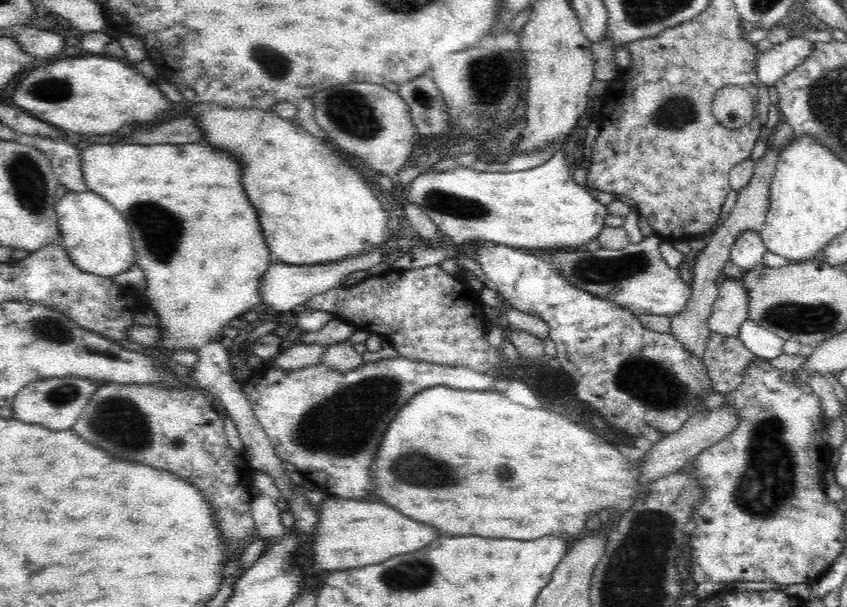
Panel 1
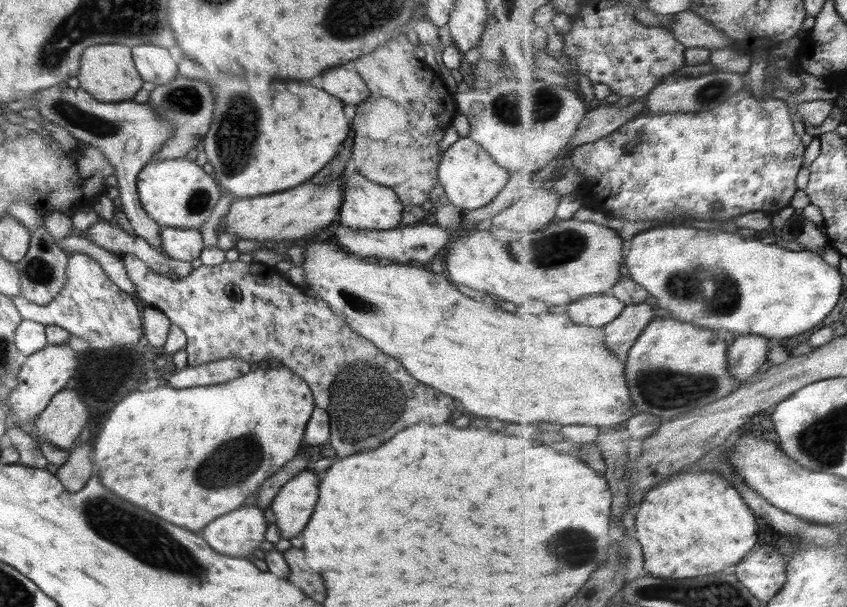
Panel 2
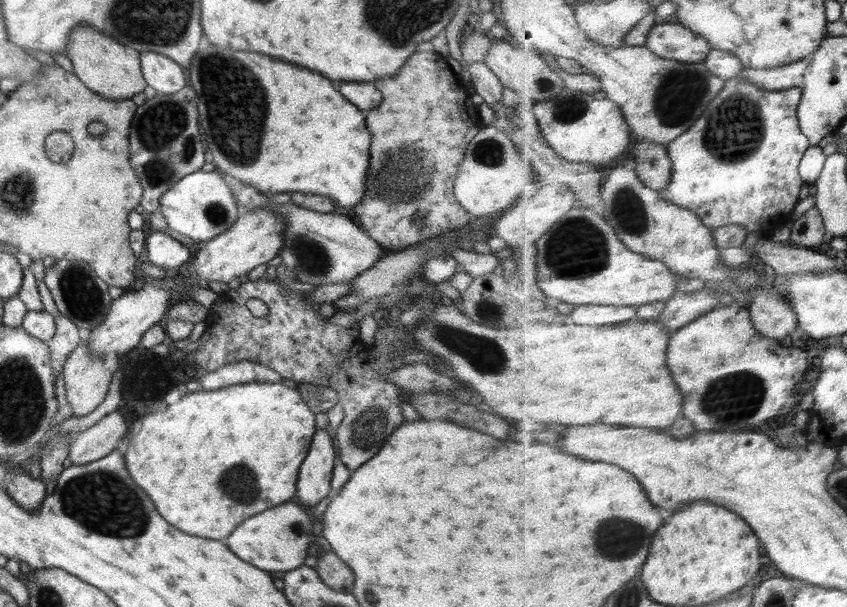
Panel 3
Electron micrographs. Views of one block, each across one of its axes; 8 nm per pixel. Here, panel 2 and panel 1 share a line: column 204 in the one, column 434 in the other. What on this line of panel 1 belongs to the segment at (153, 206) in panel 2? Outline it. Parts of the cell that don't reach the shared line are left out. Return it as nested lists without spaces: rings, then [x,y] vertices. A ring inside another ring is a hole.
[[[560,146],[553,156],[544,164],[521,171],[514,172],[482,172],[476,171],[472,167],[459,166],[456,169],[450,169],[449,171],[428,171],[428,169],[418,175],[412,182],[410,182],[409,189],[403,195],[404,203],[414,203],[424,211],[437,225],[437,230],[442,236],[449,236],[451,241],[455,244],[462,244],[468,242],[468,240],[488,240],[488,242],[494,242],[503,244],[509,247],[516,247],[519,249],[525,248],[542,248],[542,250],[576,250],[592,240],[596,240],[600,236],[600,232],[606,228],[606,220],[609,216],[608,208],[606,205],[600,203],[586,187],[576,184],[574,177],[568,173],[569,162],[566,159],[566,152]]]

